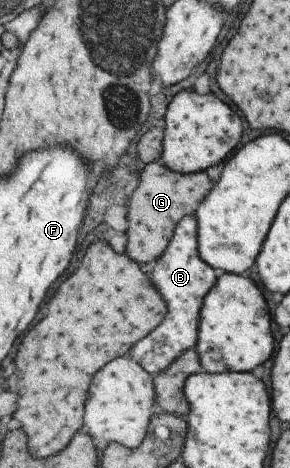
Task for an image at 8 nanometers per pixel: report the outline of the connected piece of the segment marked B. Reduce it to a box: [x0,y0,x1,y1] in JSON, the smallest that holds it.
[133,216,218,376]

